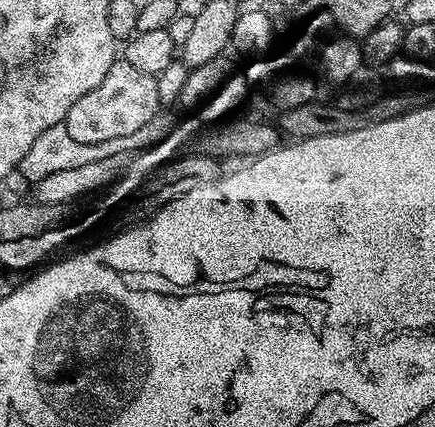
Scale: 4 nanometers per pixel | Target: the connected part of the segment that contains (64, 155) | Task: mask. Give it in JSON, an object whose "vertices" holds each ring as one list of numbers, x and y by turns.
{"vertices":[[171,111,157,112,154,118,150,118,150,122,144,123,139,130,134,130,134,134,130,134,125,140,110,138,110,142,77,142,75,138,70,138,70,130,66,130,63,124,50,126,50,130,45,130,35,140,34,146,26,150,18,169,18,176,29,182,35,182,47,178,49,174,57,173,58,170,71,170,71,168,95,162,98,158,107,158,108,155,120,152,125,147,130,150,142,150,154,146,162,142,162,138,166,138,177,127,175,118,168,112]]}

